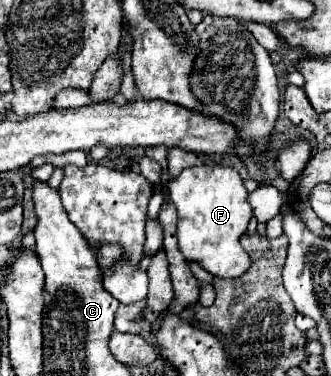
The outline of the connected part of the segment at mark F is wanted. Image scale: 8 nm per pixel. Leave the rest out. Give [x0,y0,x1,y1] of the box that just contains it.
[166,164,252,278]

